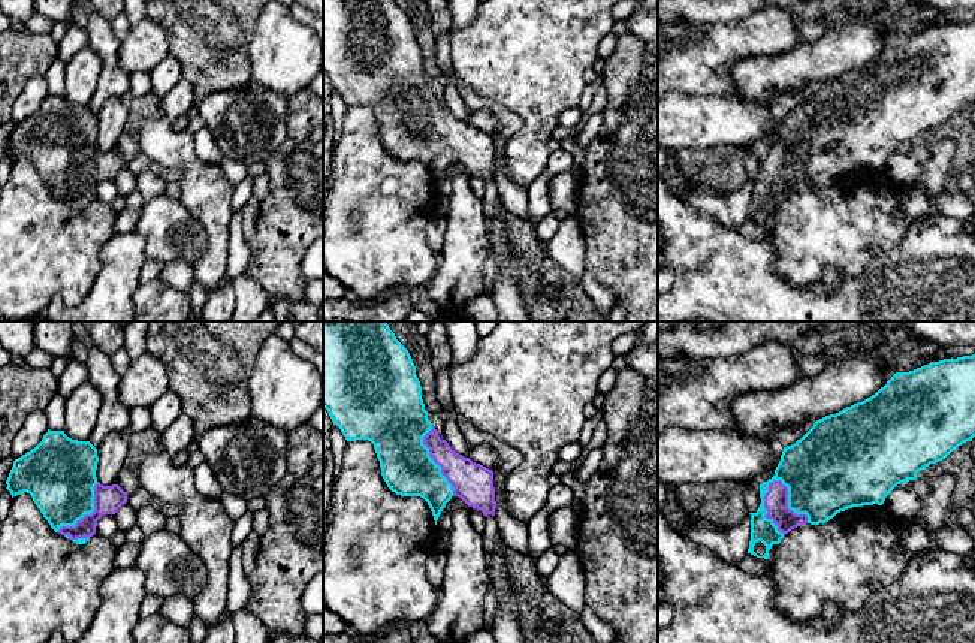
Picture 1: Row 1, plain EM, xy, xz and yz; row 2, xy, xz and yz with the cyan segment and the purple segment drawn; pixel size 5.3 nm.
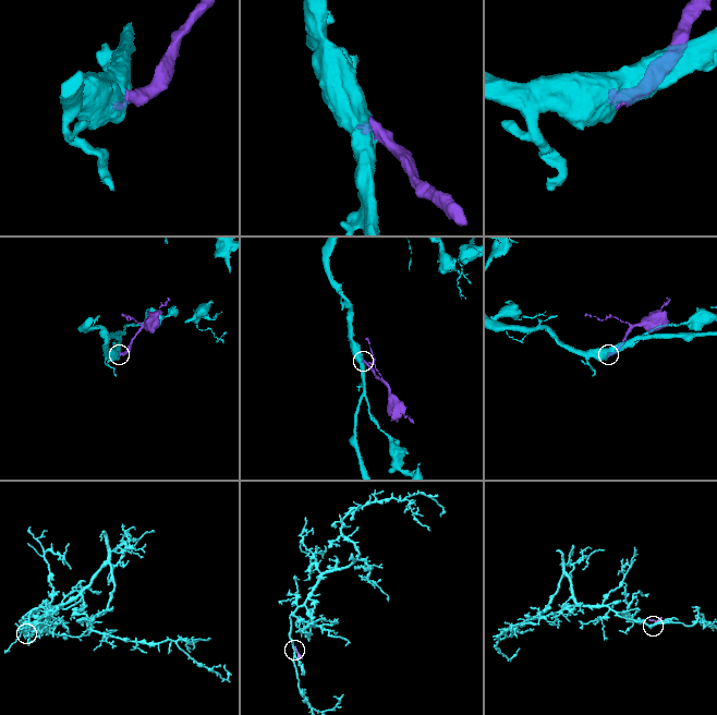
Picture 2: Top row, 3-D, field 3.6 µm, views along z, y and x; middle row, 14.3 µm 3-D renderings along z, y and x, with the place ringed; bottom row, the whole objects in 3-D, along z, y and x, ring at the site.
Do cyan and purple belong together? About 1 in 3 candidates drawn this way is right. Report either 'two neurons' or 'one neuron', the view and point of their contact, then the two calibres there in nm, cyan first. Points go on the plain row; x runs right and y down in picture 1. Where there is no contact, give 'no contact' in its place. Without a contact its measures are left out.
one neuron; contact yz (788, 166); calibres 440 and 130 nm

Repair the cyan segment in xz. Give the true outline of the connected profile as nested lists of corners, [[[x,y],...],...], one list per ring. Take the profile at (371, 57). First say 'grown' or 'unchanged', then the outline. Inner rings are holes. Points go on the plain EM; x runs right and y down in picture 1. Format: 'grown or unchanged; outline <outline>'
grown; outline [[[323,0],[323,73],[347,106],[368,105],[374,109],[387,153],[401,161],[423,163],[435,190],[453,161],[480,175],[483,181],[495,181],[493,136],[456,118],[446,105],[440,103],[428,84],[413,24],[395,0]]]

